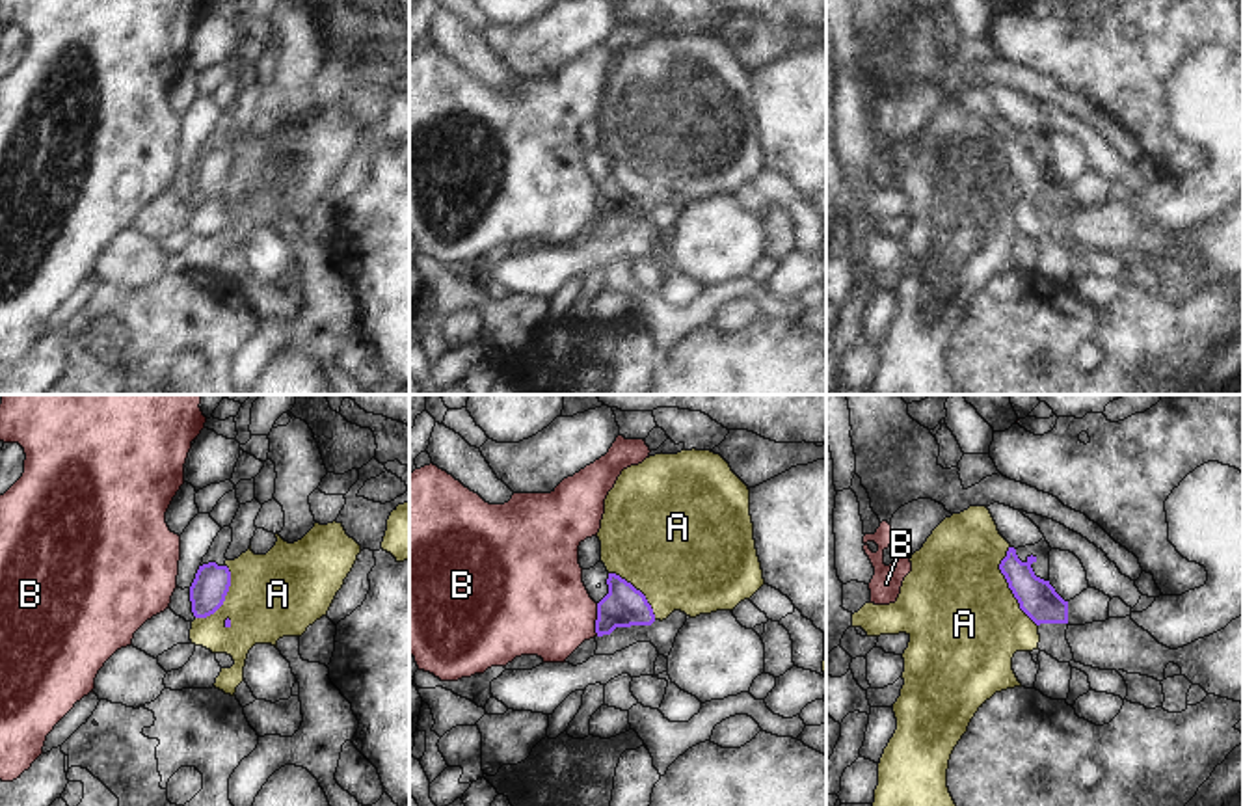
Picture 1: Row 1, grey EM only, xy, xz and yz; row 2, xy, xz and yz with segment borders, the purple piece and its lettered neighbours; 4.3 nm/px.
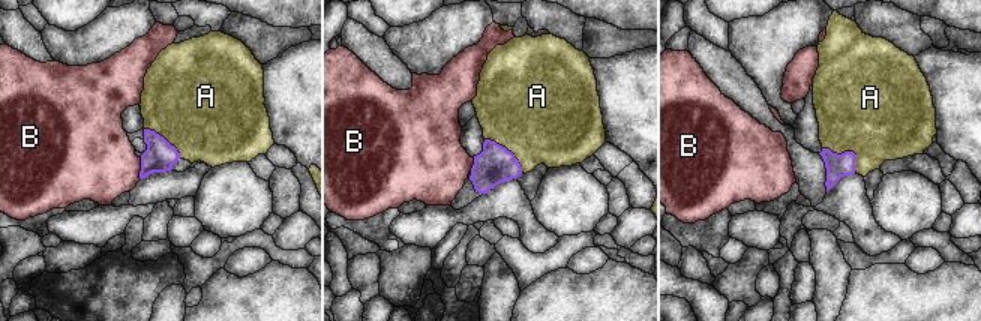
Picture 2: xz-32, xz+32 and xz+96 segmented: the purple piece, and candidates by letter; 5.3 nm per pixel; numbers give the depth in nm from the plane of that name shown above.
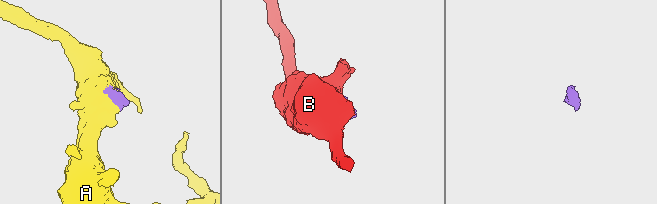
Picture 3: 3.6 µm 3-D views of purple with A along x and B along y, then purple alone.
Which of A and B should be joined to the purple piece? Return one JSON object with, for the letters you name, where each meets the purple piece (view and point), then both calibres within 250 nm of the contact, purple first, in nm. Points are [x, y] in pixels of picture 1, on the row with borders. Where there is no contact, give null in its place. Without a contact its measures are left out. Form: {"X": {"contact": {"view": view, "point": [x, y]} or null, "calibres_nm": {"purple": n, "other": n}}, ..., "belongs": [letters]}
{"A": {"contact": {"view": "yz", "point": [1009, 587]}, "calibres_nm": {"purple": 170, "other": 480}}, "belongs": ["A"]}

